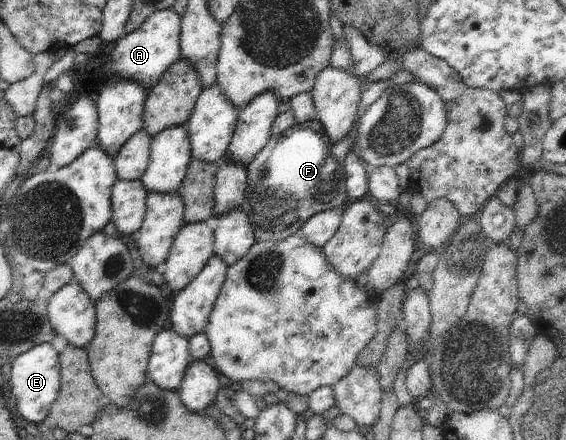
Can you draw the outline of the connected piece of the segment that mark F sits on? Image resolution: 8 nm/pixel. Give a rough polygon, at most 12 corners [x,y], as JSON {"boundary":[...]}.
{"boundary":[[317,119],[246,167],[256,241],[346,204],[347,175]]}

